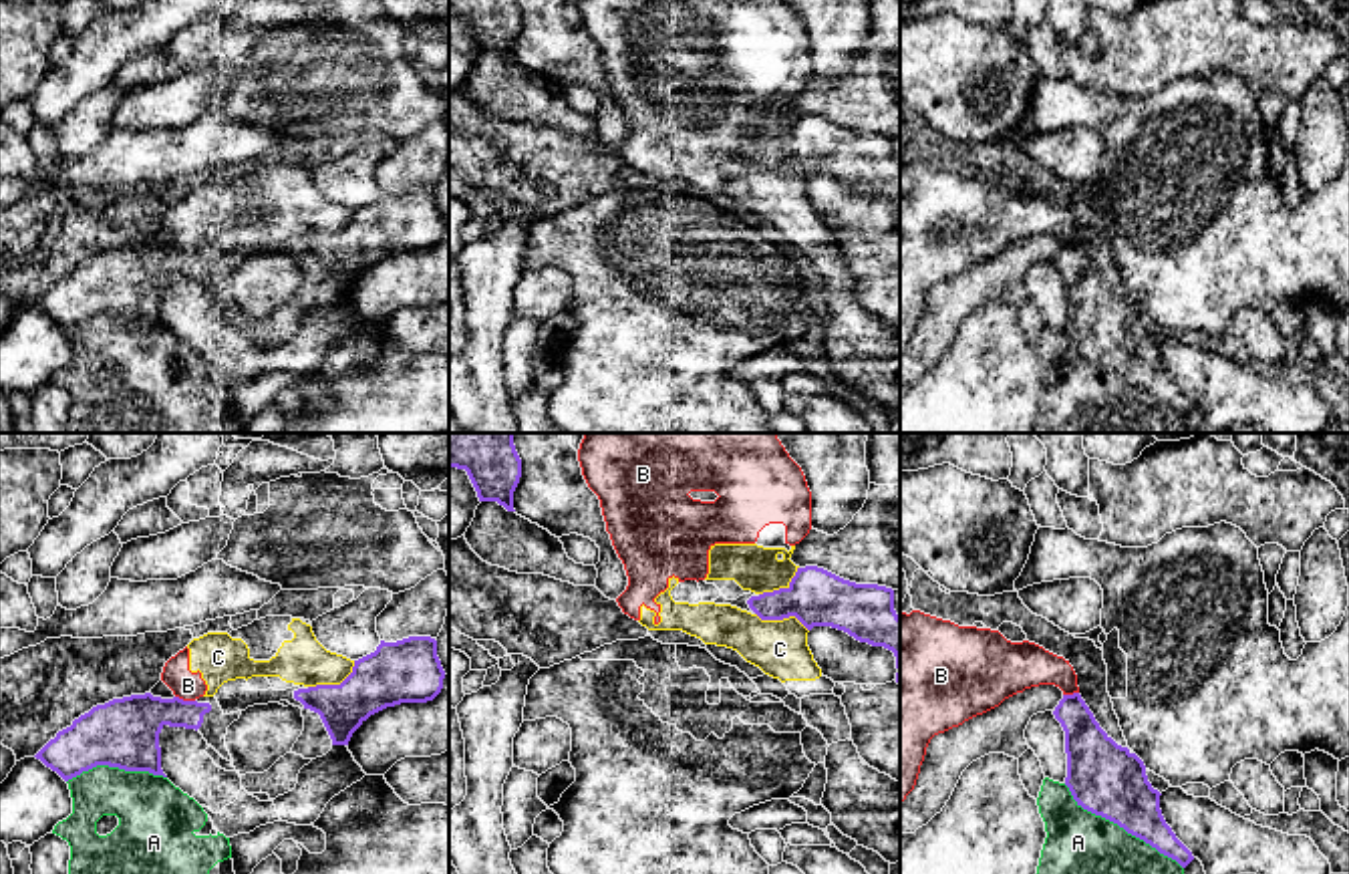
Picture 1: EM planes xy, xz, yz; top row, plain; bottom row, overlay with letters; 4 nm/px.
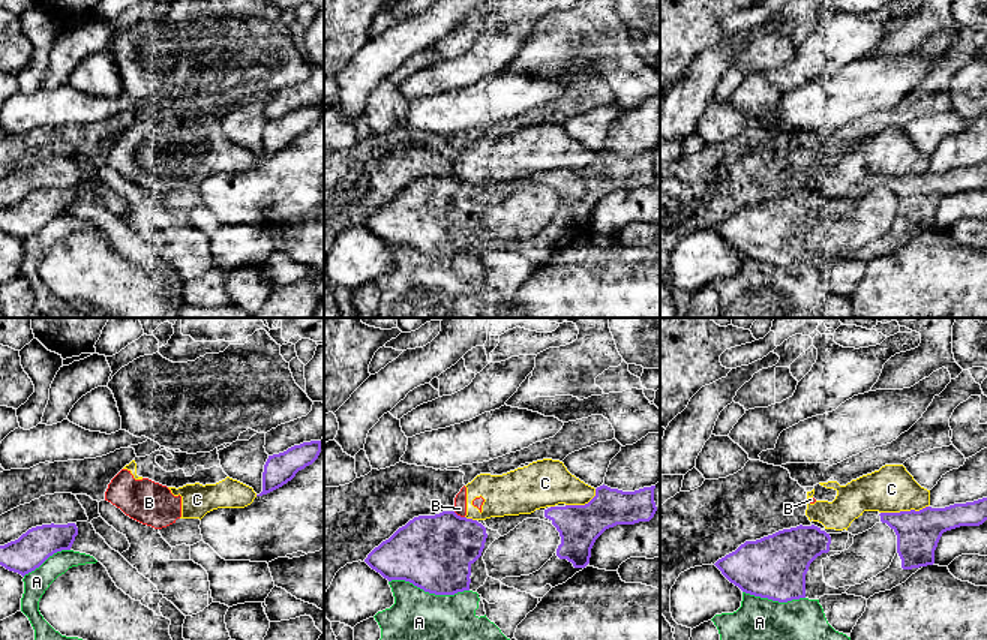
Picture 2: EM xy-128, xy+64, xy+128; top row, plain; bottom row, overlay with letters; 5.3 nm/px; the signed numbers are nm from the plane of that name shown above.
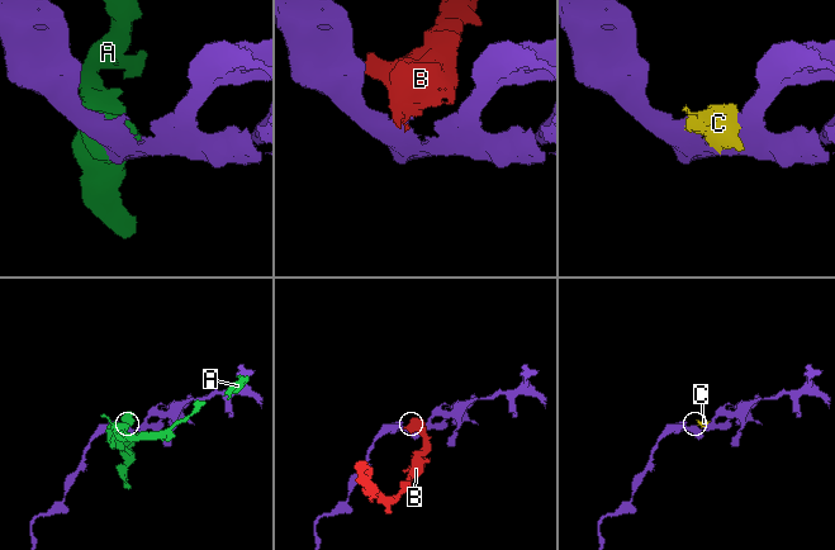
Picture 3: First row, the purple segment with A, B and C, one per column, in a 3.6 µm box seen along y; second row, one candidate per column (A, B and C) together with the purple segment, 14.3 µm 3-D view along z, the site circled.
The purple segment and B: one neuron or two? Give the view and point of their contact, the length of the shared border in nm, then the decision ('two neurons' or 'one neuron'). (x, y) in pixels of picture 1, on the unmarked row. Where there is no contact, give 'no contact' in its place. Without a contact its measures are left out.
xy (186, 250) | 80 nm | two neurons

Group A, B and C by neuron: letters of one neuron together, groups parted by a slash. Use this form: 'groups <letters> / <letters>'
groups A / B C

